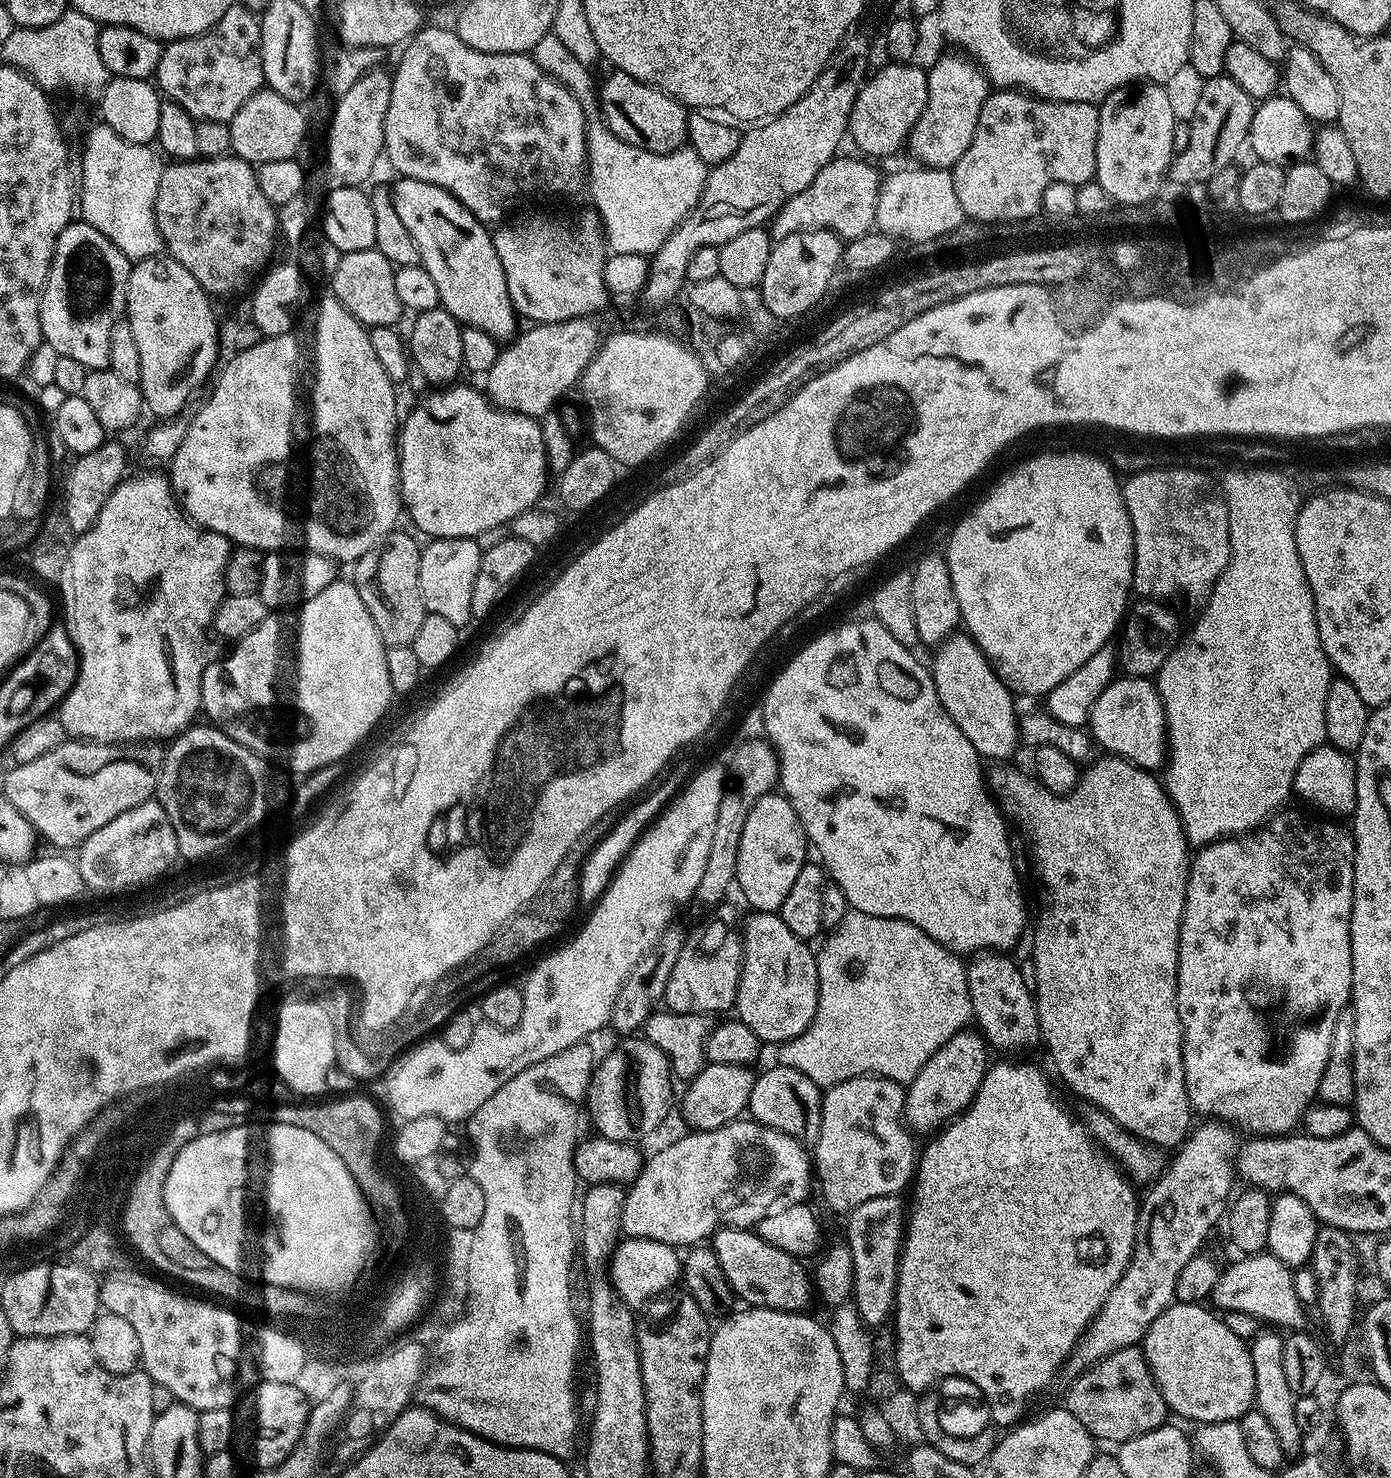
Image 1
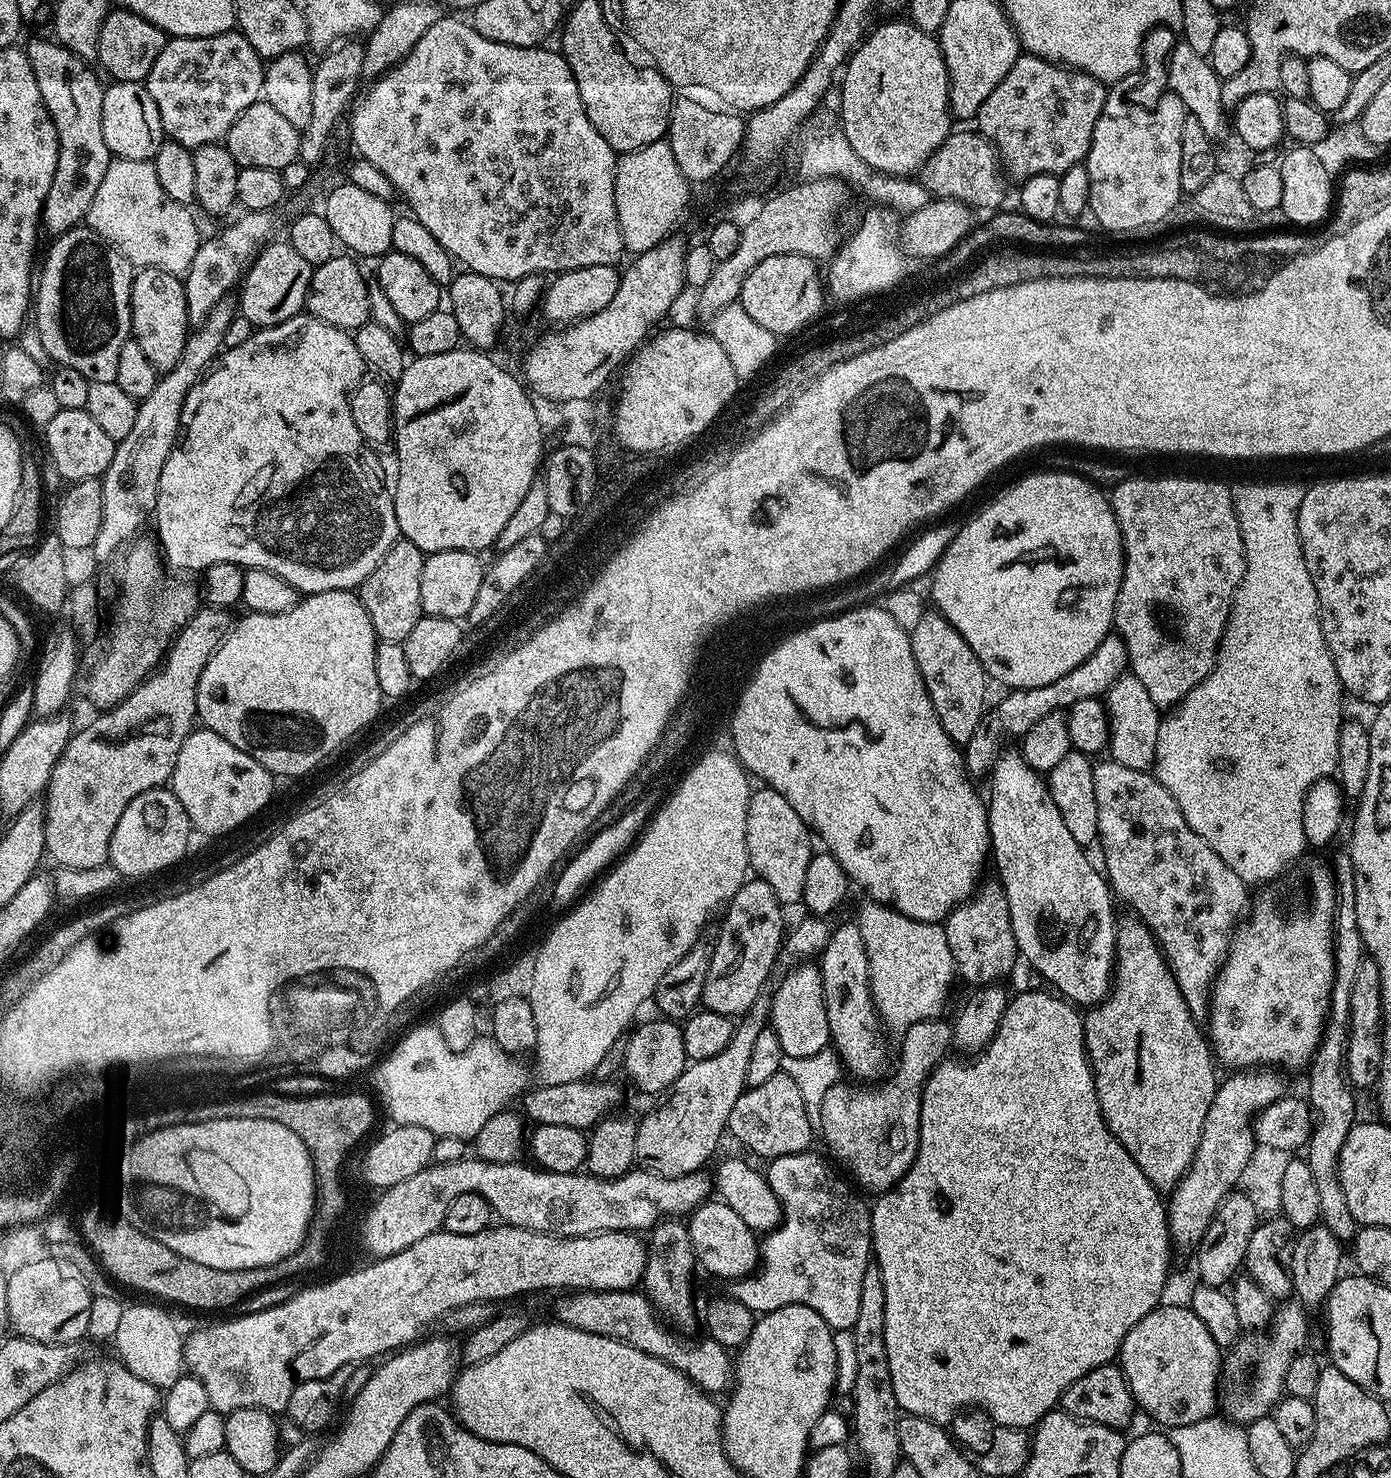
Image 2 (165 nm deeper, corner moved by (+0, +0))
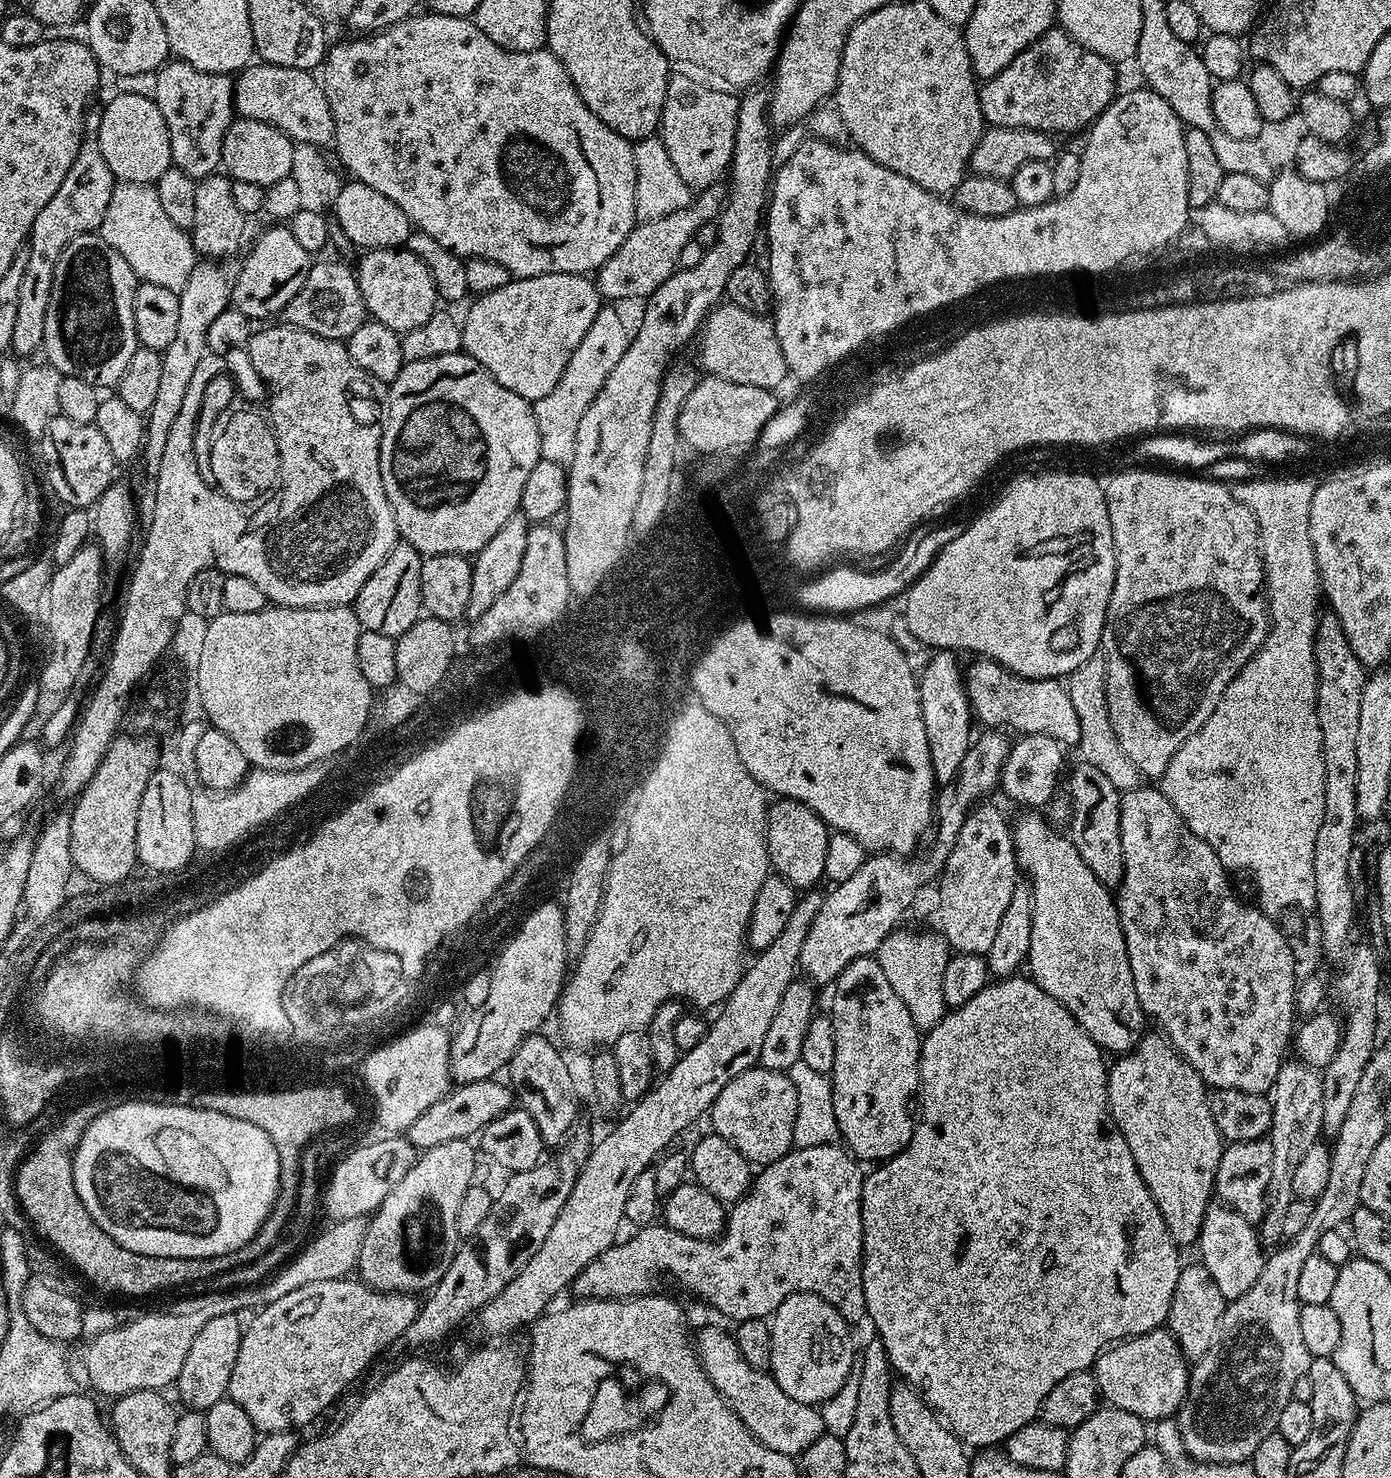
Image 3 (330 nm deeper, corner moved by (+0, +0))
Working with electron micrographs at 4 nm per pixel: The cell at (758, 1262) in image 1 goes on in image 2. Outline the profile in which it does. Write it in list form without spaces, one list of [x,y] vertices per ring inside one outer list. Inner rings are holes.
[[[719,1198],[705,1200],[687,1217],[686,1223],[690,1242],[694,1246],[694,1254],[701,1269],[705,1268],[712,1276],[721,1276],[725,1282],[741,1280],[743,1276],[750,1276],[756,1271],[760,1263],[761,1241],[757,1233],[753,1232],[750,1226],[746,1226],[746,1222],[742,1222],[742,1218],[738,1218],[738,1214],[734,1214],[734,1210],[730,1210],[730,1206],[726,1206],[723,1200]]]

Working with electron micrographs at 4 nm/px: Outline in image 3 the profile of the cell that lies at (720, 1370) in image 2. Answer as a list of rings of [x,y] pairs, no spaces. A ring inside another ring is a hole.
[[[704,1328],[700,1333],[695,1333],[694,1347],[712,1385],[738,1414],[746,1430],[750,1430],[750,1434],[762,1442],[762,1446],[778,1450],[778,1454],[798,1458],[813,1442],[818,1442],[818,1438],[826,1435],[819,1407],[790,1398],[790,1394],[776,1387],[776,1379],[771,1371],[763,1372],[750,1366],[750,1362],[742,1358],[742,1350],[738,1350],[735,1335],[731,1331]]]

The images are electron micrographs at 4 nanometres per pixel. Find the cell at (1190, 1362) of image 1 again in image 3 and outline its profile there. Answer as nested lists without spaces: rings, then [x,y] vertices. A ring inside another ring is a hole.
[[[1161,1326],[1105,1348],[1096,1359],[1094,1375],[1105,1405],[1130,1410],[1145,1422],[1155,1422],[1179,1413],[1188,1393],[1190,1361],[1172,1333]]]

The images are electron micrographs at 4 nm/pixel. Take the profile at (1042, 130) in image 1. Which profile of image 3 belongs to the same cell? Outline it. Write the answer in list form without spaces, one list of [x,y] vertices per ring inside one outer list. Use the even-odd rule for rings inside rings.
[[[1053,26],[1048,31],[1043,32],[1035,42],[1030,46],[1026,46],[1026,50],[1022,50],[1022,54],[1018,54],[1018,58],[1014,58],[1014,62],[1010,62],[1010,66],[1006,66],[1006,70],[1002,70],[998,74],[994,74],[990,79],[983,81],[979,85],[980,89],[980,109],[984,115],[985,121],[994,128],[1029,128],[1030,130],[1042,130],[1049,134],[1061,134],[1060,132],[1076,132],[1087,129],[1093,120],[1097,120],[1102,113],[1108,109],[1113,100],[1118,95],[1118,87],[1116,88],[1116,72],[1113,61],[1102,58],[1098,54],[1094,54],[1094,50],[1086,50],[1086,46],[1082,46],[1068,32],[1059,26]]]

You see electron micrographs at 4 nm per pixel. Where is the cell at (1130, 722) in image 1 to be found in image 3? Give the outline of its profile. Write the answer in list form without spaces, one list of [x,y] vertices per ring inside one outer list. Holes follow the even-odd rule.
[[[983,658],[967,665],[966,687],[972,715],[992,730],[1011,730],[1016,734],[1046,734],[1061,746],[1076,746],[1079,742],[1077,711],[1070,702],[1070,694],[1059,679],[1028,680],[1014,676],[1003,664]],[[1013,728],[1013,729],[1012,729]]]

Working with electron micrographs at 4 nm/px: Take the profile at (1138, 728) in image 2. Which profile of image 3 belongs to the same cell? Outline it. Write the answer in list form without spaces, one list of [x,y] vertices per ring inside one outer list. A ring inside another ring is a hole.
[[[1097,652],[1086,660],[1067,677],[1065,688],[1070,694],[1070,702],[1077,711],[1079,722],[1079,742],[1076,750],[1080,752],[1081,761],[1090,766],[1095,766],[1110,779],[1116,789],[1121,792],[1139,787],[1142,777],[1137,767],[1130,758],[1125,756],[1110,725],[1109,708],[1105,694],[1105,658],[1103,653]]]

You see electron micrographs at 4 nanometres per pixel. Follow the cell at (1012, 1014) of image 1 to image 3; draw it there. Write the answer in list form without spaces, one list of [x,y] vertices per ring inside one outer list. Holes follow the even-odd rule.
[[[984,802],[973,808],[966,822],[962,822],[954,850],[950,850],[950,858],[946,858],[944,871],[938,877],[938,932],[953,953],[978,956],[988,953],[998,931],[998,922],[1002,922],[1002,913],[1006,906],[1010,906],[1010,894],[1014,894],[1018,883],[1012,828],[1004,821],[1003,814],[988,803],[992,802]]]

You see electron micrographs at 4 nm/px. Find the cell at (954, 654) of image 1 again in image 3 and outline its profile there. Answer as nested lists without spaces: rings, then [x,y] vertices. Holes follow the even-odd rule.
[[[1024,814],[1017,824],[1012,828],[1012,841],[1016,844],[1016,862],[1021,873],[1024,872],[1027,883],[1032,889],[1032,925],[1030,926],[1030,950],[1026,961],[1027,971],[1030,973],[1031,979],[1035,980],[1037,986],[1042,990],[1046,990],[1046,994],[1050,994],[1050,998],[1054,998],[1066,1010],[1070,1010],[1070,1014],[1082,1026],[1082,1030],[1086,1030],[1086,1034],[1090,1034],[1090,1038],[1105,1053],[1111,1054],[1127,1054],[1135,1048],[1142,1035],[1140,1027],[1146,1024],[1146,1017],[1142,1009],[1140,1009],[1140,999],[1134,990],[1134,974],[1130,970],[1130,958],[1126,954],[1126,938],[1122,934],[1122,925],[1120,925],[1120,915],[1116,909],[1116,901],[1113,893],[1102,882],[1098,882],[1098,878],[1094,878],[1094,870],[1090,870],[1090,866],[1086,866],[1086,862],[1082,862],[1082,854],[1078,854],[1078,850],[1072,844],[1071,839],[1067,835],[1059,836],[1053,825],[1040,817],[1040,814]]]

